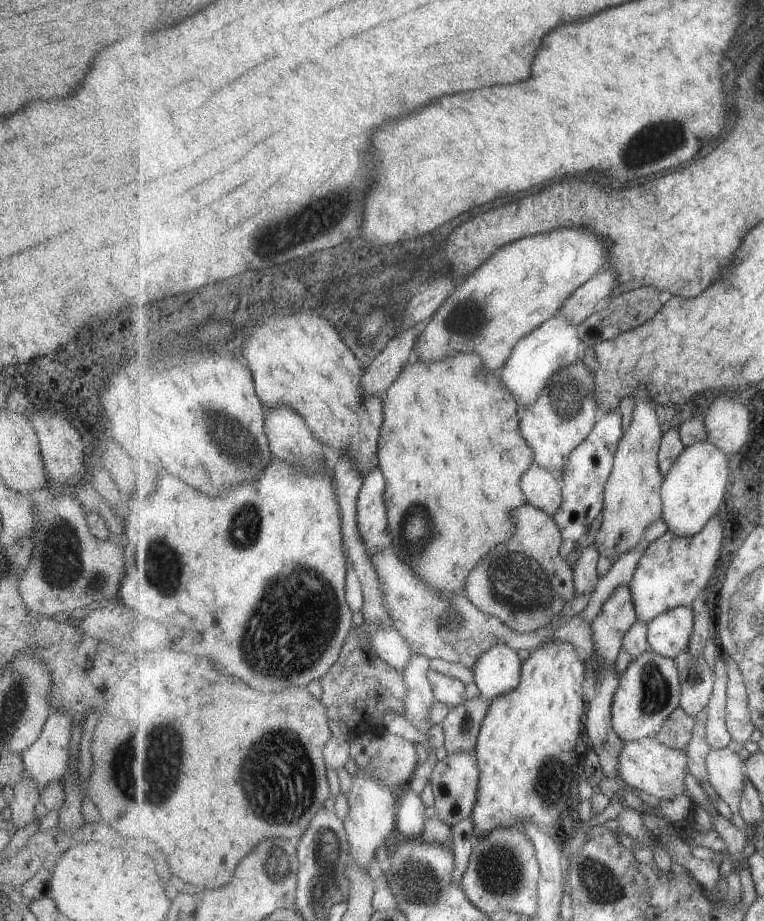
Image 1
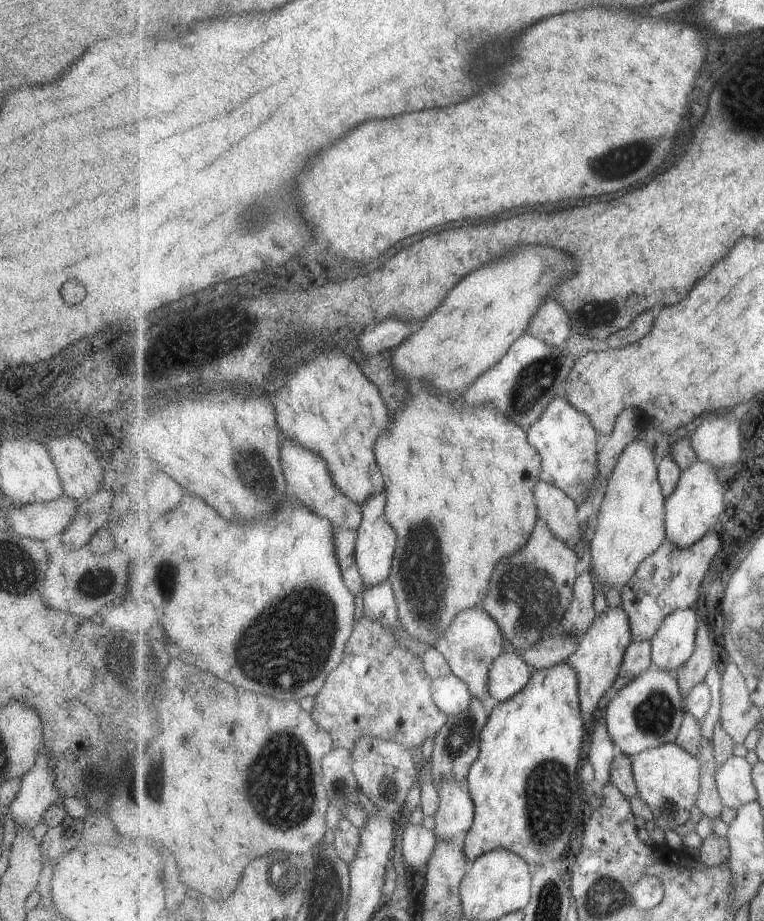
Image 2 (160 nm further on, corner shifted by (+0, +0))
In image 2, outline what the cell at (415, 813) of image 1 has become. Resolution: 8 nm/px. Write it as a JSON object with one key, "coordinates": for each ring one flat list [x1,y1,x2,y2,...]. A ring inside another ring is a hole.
{"coordinates":[[404,821,402,849,406,865,411,866,417,876,426,876,429,861,438,845,434,830]]}

